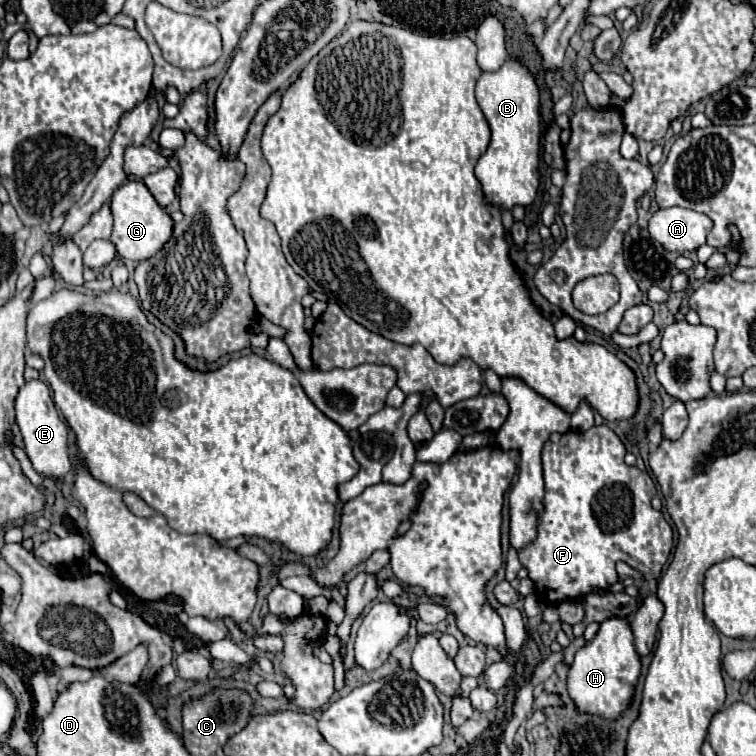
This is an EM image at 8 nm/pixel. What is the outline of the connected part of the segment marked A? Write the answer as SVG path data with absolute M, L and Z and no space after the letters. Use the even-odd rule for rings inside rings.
M662 208L648 224L650 236L658 240L670 252L694 252L706 244L706 236L712 230L712 220L706 214L690 208Z

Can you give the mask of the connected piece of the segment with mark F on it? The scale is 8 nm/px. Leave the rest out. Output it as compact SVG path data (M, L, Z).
M592 426L586 432L566 432L554 442L546 442L542 448L542 468L544 468L544 514L538 526L538 536L532 544L518 552L522 566L528 568L528 576L536 584L538 598L548 606L558 606L564 600L582 600L586 594L606 588L618 582L616 562L624 560L634 570L642 572L644 580L658 580L662 566L666 564L672 550L672 528L664 520L662 512L650 506L656 494L656 484L646 470L638 466L628 466L624 462L626 448L614 430L608 426Z

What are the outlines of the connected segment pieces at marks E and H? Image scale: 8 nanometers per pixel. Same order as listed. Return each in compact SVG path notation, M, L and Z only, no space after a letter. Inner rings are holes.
M32 380L22 386L22 390L16 396L16 422L20 426L26 454L34 466L34 470L42 476L54 476L62 478L72 470L72 462L68 456L68 428L64 420L58 416L58 410L52 402L50 388L42 380Z
M614 616L610 620L600 622L596 636L584 648L580 648L576 652L570 672L568 672L568 694L576 702L578 710L590 712L590 714L602 714L612 720L612 718L618 718L620 712L630 704L638 676L640 676L640 656L634 646L632 628L630 628L628 620L618 620L618 616Z

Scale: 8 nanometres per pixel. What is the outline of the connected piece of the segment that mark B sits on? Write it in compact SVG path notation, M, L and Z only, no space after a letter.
M508 58L500 70L482 72L476 100L492 130L490 146L474 170L486 200L500 208L532 204L540 186L540 88L534 74L520 58Z

